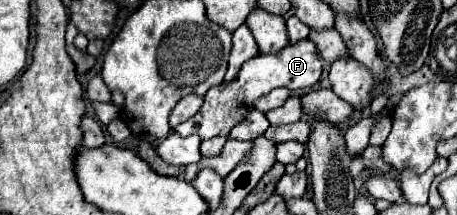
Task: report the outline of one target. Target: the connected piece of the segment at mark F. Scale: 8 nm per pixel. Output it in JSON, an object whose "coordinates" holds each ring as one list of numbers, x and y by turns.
{"coordinates":[[310,39,298,41,294,45,286,45,284,49,280,49,278,53,272,53,272,55,260,53,258,57,252,57,250,61,246,61,242,65,240,73,236,75,236,79,232,83,226,83,226,85,222,83,218,87,212,87,204,95,202,109,194,117,190,117,182,125,178,125,174,131,178,131,182,137,196,133,196,135,200,135,200,139,228,135,230,129,244,119,244,113,248,113,254,107,254,101,258,97,266,95,268,91,272,91,276,87,288,87,292,91,308,89,320,79,320,73,322,73,322,61,318,57,316,45]]}

